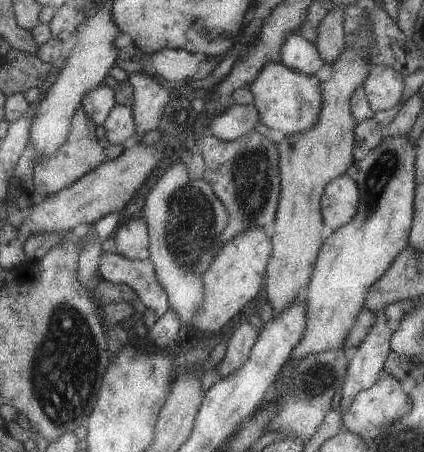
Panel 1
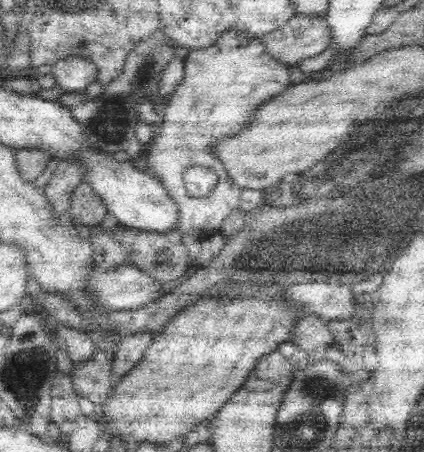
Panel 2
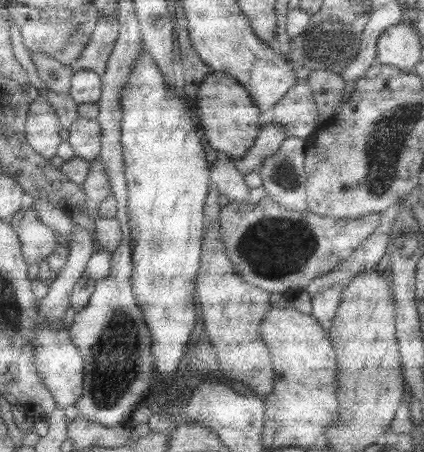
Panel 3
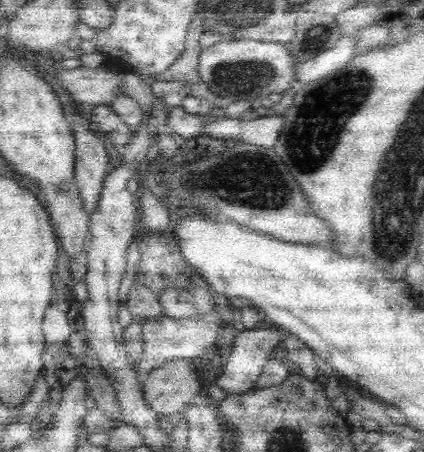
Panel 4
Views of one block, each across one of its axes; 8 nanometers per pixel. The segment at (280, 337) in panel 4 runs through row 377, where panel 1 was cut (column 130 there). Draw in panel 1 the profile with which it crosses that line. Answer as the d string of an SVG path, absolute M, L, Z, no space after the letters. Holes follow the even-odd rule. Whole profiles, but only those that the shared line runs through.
M127 220L111 236L113 246L109 254L119 254L127 260L147 260L149 258L149 232L145 220Z

